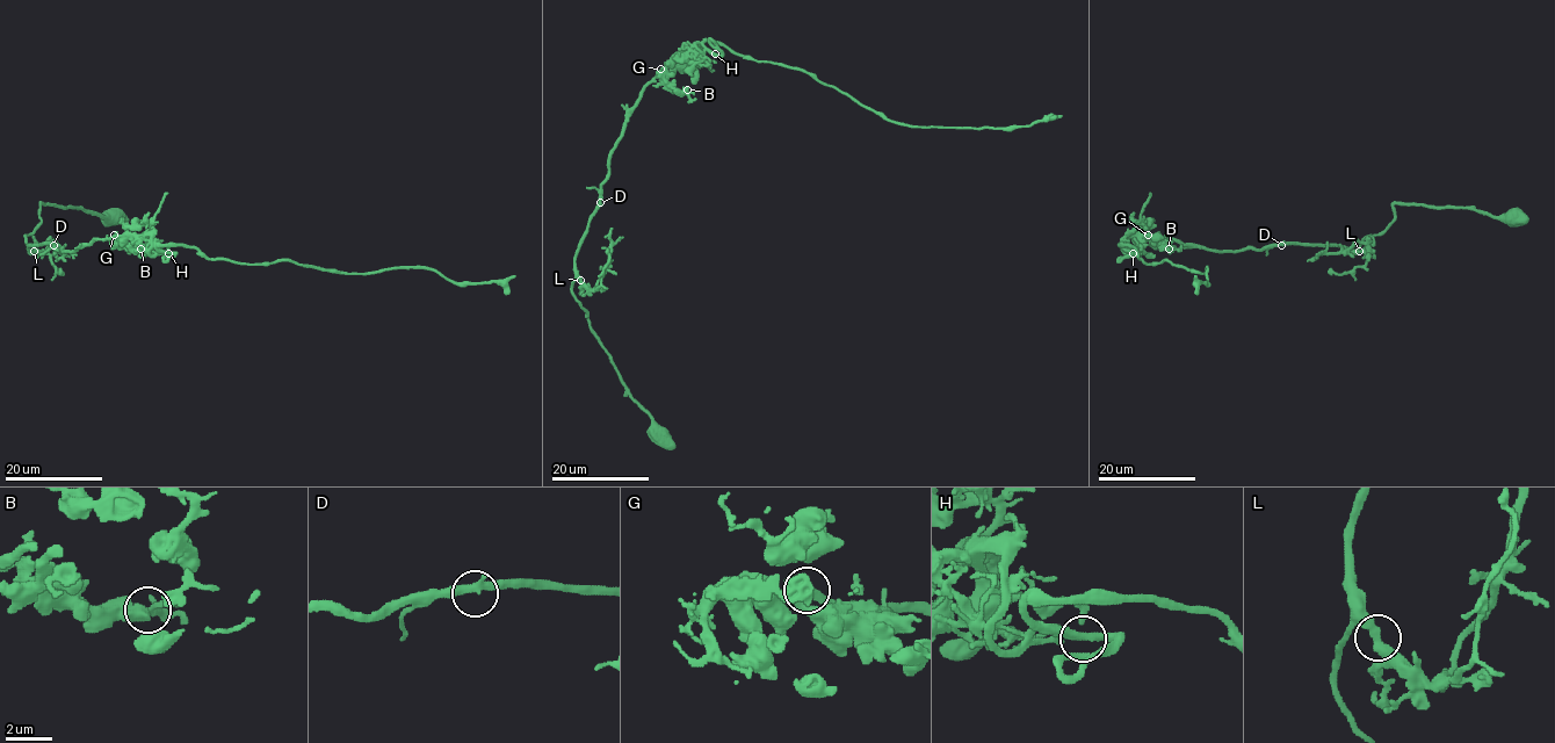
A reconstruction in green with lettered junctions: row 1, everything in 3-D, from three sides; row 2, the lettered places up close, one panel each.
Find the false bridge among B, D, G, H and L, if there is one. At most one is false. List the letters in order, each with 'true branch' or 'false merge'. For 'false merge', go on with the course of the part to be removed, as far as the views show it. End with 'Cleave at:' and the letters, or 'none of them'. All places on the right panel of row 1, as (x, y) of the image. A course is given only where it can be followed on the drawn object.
B: true branch
D: true branch
G: true branch
H: true branch
L: true branch
Cleave at: none of them

